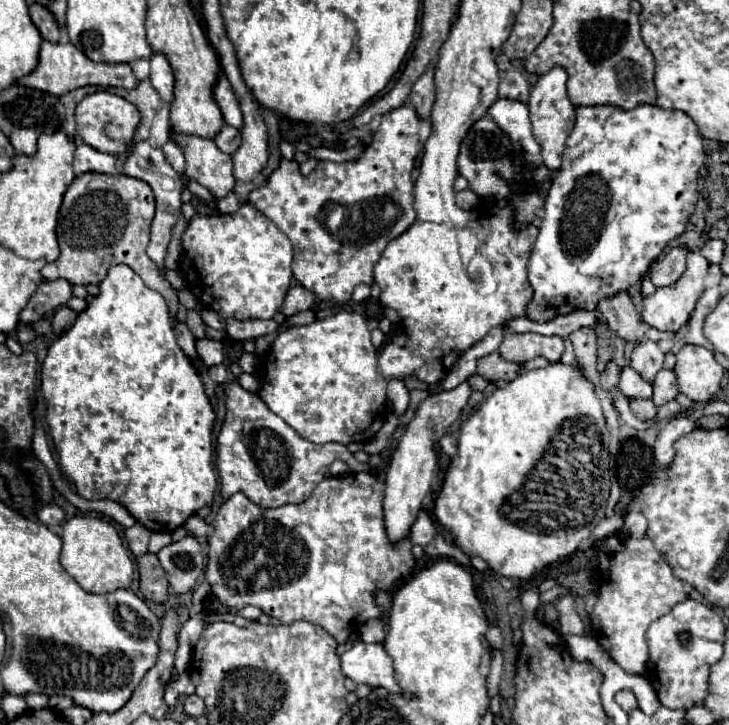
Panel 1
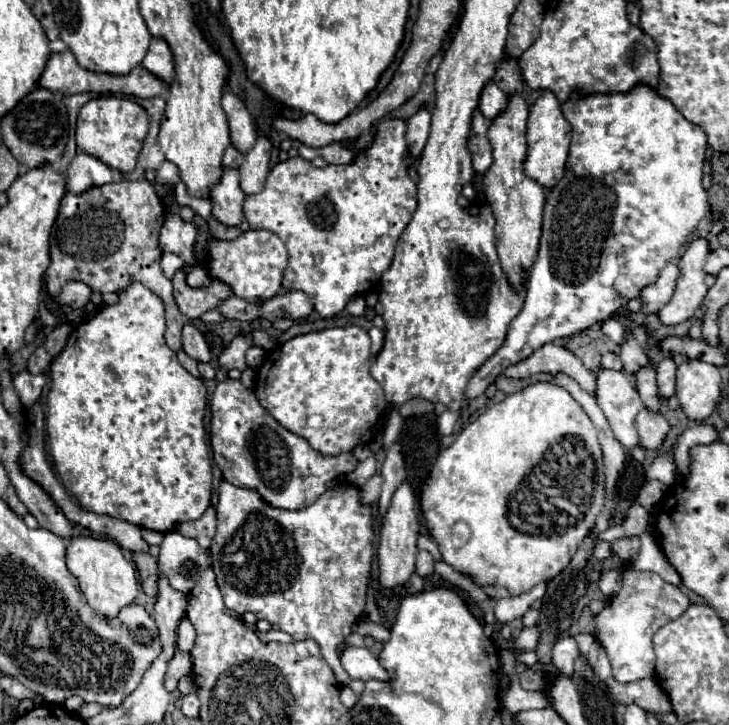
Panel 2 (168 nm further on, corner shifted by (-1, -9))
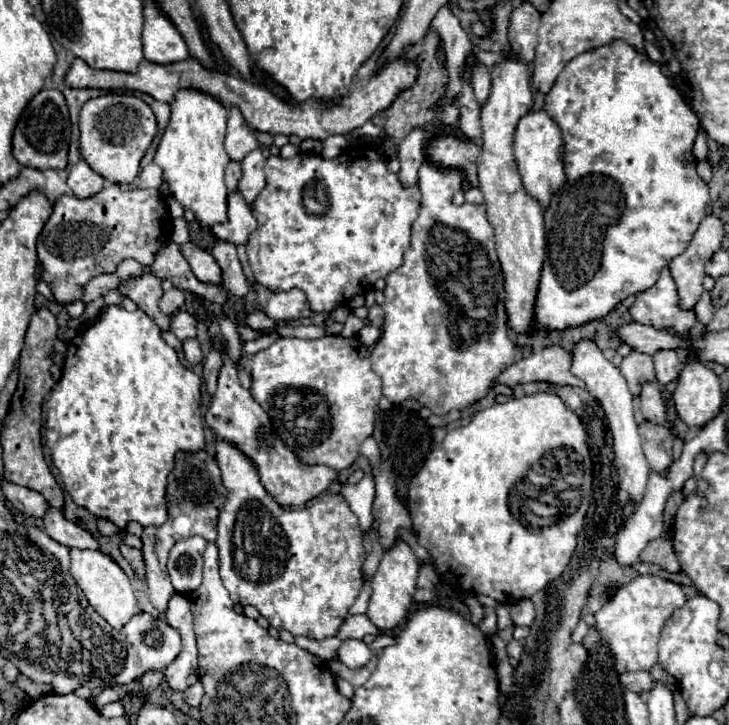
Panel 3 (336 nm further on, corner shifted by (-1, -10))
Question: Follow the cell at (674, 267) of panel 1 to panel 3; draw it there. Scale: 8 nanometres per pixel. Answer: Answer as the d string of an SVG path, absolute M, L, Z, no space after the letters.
M669 268L661 270L659 280L651 288L637 294L629 314L639 324L649 324L657 330L673 330L679 336L687 336L697 324L695 312L679 306L677 286L669 274Z

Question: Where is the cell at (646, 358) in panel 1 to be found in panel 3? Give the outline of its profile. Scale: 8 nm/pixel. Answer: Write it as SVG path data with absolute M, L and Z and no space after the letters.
M645 384L639 400L641 400L641 412L645 420L655 424L665 424L665 402L655 384Z

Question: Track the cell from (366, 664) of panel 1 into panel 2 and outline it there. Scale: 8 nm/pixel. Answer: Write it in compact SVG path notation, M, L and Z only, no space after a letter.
M345 647L341 653L341 665L351 679L389 681L389 673L367 647Z

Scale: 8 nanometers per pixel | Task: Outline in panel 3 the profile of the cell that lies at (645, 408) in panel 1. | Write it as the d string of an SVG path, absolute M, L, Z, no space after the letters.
M643 422L639 426L639 434L643 440L643 452L645 458L651 466L653 472L665 472L673 458L671 458L671 448L673 448L673 432L667 426L659 426L659 424L651 424L651 422Z

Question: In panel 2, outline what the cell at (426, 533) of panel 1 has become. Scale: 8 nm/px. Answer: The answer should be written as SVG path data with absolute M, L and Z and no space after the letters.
M427 551L417 553L417 575L425 577L425 575L433 573L433 565L435 565L435 561L433 561L431 553L427 553Z

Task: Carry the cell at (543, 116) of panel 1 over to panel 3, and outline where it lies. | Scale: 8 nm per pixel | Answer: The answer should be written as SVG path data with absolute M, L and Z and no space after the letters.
M529 112L519 120L519 126L515 130L515 160L517 168L523 180L525 192L539 202L539 206L547 208L551 202L551 196L563 186L565 172L563 172L563 160L561 160L561 146L563 138L559 132L559 126L547 116L547 112Z

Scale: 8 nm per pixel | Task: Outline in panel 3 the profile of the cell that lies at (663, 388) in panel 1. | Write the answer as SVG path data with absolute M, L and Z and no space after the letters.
M659 350L653 354L653 362L655 362L655 374L657 380L661 384L669 384L671 380L675 380L681 372L681 360L677 358L675 350Z

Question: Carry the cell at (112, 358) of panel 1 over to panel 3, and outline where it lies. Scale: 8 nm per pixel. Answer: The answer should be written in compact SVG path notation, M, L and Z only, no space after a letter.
M109 306L103 312L103 316L91 328L87 328L85 332L77 334L73 340L67 342L67 354L65 354L65 364L63 364L61 380L57 382L57 386L51 390L51 394L47 398L45 444L47 444L49 452L51 452L53 464L57 466L57 470L61 474L63 488L69 492L69 496L73 498L73 502L77 506L87 508L91 514L95 514L99 518L111 520L121 530L125 530L125 526L127 526L129 520L135 520L141 526L161 526L167 520L165 486L167 486L167 472L171 472L173 462L175 462L173 460L175 458L175 452L177 450L197 452L199 448L205 448L203 418L201 418L201 380L199 380L199 376L193 370L185 368L179 362L177 352L159 338L159 326L143 310L127 312L125 308Z

